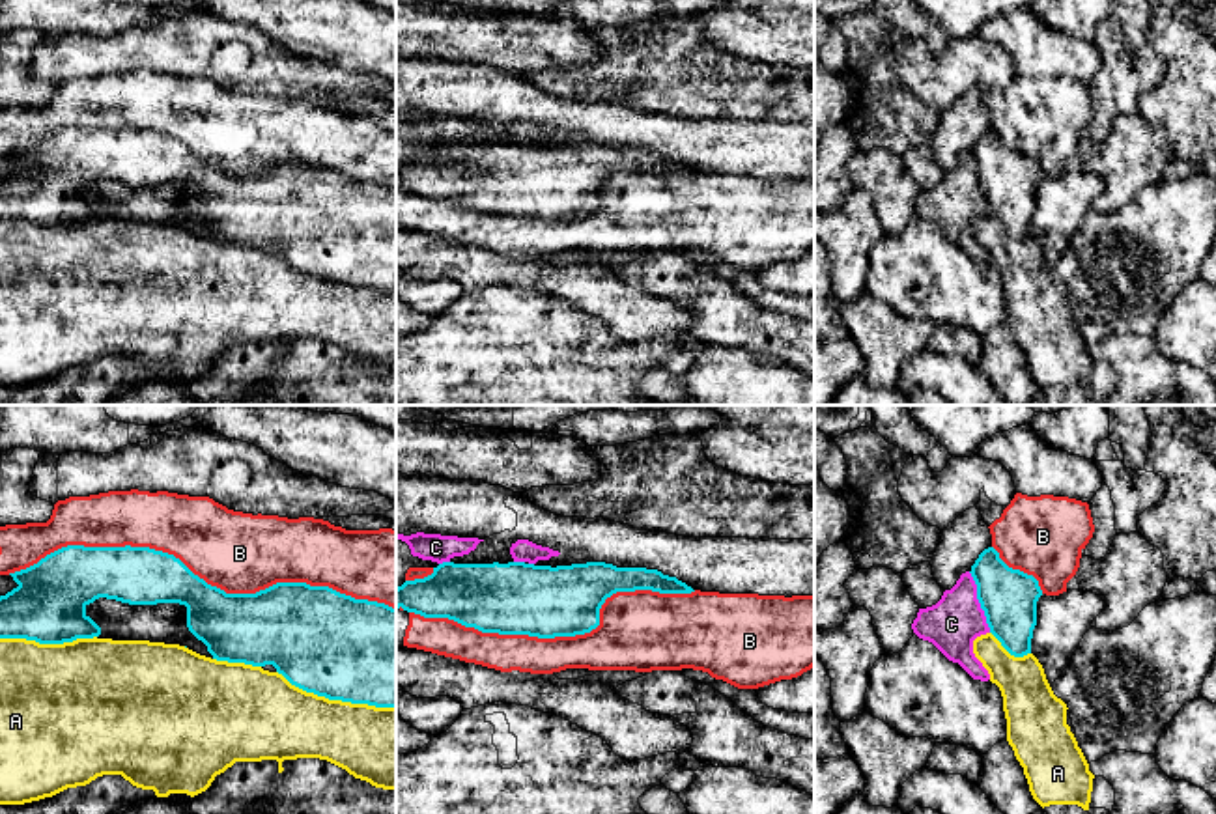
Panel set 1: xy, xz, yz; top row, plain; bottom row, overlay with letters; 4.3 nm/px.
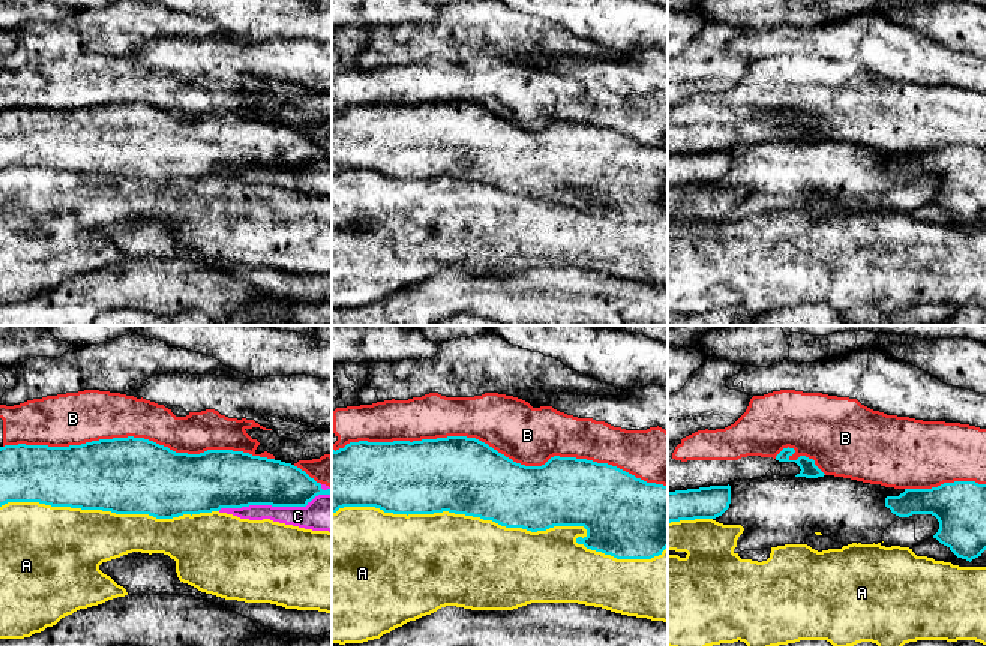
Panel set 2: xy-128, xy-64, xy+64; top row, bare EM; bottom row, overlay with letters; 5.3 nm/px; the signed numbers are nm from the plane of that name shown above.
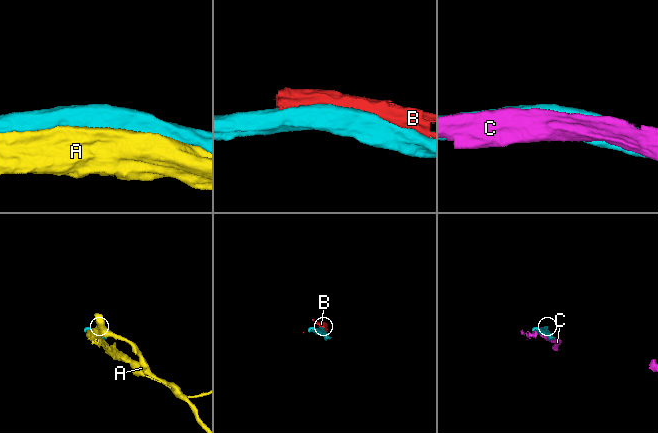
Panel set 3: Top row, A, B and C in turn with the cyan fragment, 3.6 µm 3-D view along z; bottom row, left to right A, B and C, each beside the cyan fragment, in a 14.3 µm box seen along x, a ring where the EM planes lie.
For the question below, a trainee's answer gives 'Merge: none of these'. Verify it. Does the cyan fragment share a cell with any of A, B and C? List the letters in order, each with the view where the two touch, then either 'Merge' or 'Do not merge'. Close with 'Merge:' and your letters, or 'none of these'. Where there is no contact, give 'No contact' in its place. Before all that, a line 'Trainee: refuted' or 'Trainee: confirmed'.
Trainee: confirmed
A: Touches cyan in xy. Do not merge
B: Touches cyan in xy. Do not merge
C: Touches cyan in yz. Do not merge
Merge: none of these

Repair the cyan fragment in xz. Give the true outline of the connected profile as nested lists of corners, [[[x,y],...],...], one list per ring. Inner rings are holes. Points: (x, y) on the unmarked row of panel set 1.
[[[443,144],[424,161],[396,170],[396,189],[448,200],[482,215],[538,220],[575,218],[600,207],[600,190],[616,174],[695,174],[676,159],[605,144],[572,147]]]

